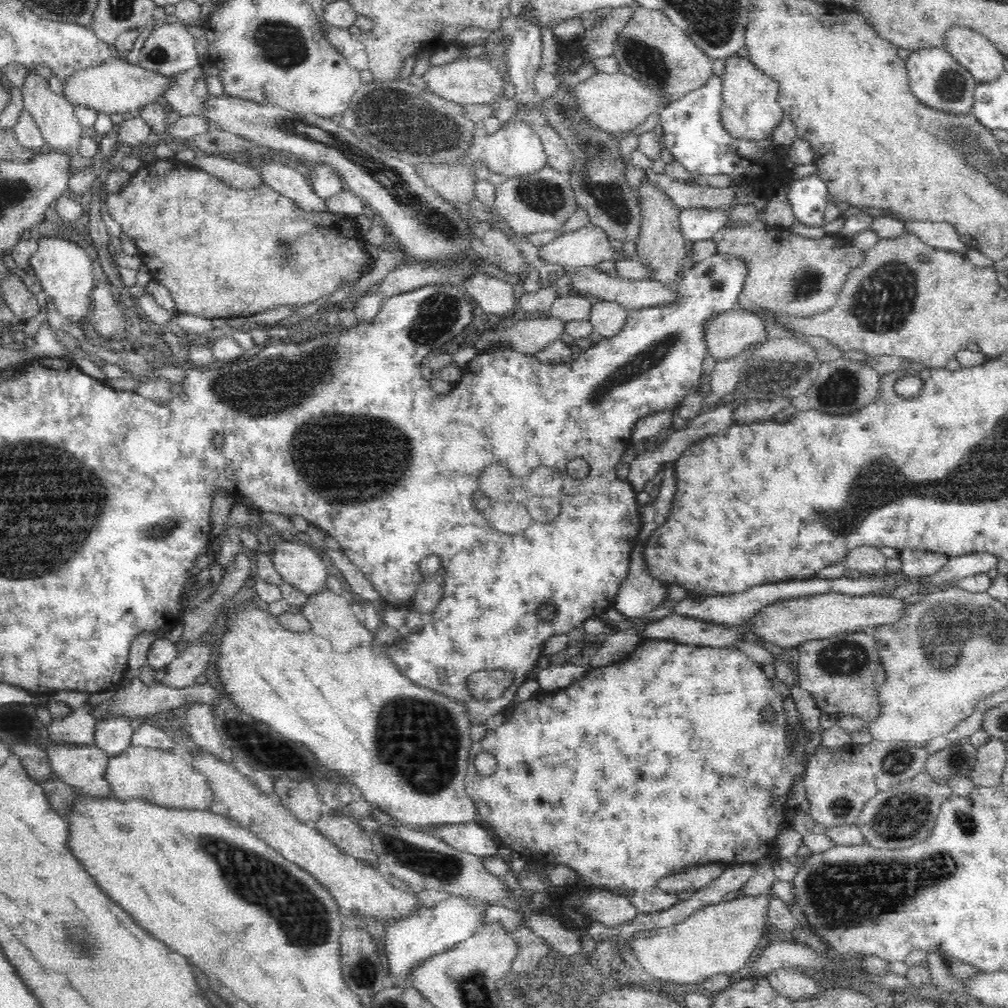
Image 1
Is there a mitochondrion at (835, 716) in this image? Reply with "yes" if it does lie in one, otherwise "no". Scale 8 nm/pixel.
no

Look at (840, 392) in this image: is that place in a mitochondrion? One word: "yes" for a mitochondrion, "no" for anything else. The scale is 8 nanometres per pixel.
yes

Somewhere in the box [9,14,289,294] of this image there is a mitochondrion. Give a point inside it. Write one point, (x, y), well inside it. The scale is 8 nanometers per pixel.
(158, 56)

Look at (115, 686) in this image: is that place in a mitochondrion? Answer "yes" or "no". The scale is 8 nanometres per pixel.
no

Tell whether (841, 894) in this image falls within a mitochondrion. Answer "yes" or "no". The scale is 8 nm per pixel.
yes

